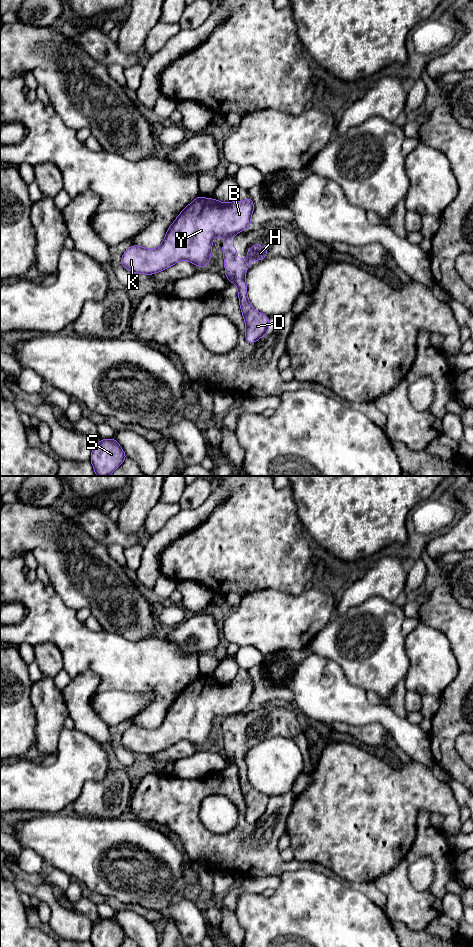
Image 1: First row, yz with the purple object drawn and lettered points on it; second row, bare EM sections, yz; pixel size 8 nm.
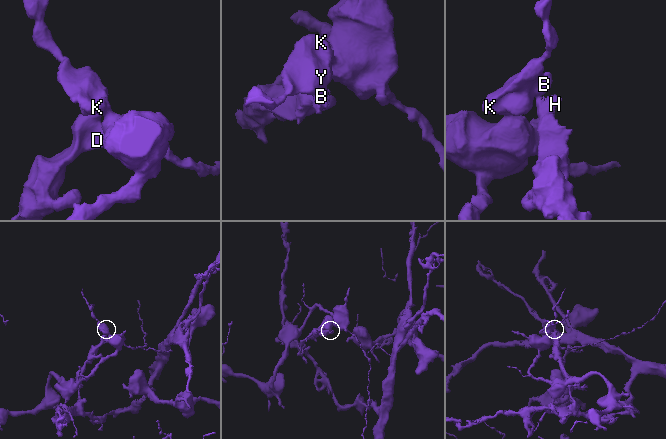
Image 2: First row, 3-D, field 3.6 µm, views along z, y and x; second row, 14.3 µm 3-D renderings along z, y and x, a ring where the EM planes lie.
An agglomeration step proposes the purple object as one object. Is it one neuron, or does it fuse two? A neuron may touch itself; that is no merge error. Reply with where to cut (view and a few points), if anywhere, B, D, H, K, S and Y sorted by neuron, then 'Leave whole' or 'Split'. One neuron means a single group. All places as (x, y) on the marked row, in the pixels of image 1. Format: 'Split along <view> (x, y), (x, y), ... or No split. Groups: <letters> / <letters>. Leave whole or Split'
Split along yz (232, 234), (225, 237). Groups: B K S Y / D H. Split

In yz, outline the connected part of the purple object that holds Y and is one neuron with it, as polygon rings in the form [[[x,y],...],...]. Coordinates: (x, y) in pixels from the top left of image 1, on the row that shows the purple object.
[[[198,196],[169,226],[158,248],[132,245],[122,255],[121,265],[134,274],[152,275],[181,260],[207,267],[215,237],[228,237],[251,227],[254,203],[248,199],[221,203]]]

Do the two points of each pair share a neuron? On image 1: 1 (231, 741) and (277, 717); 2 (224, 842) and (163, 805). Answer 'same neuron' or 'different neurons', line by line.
1: same neuron
2: same neuron

